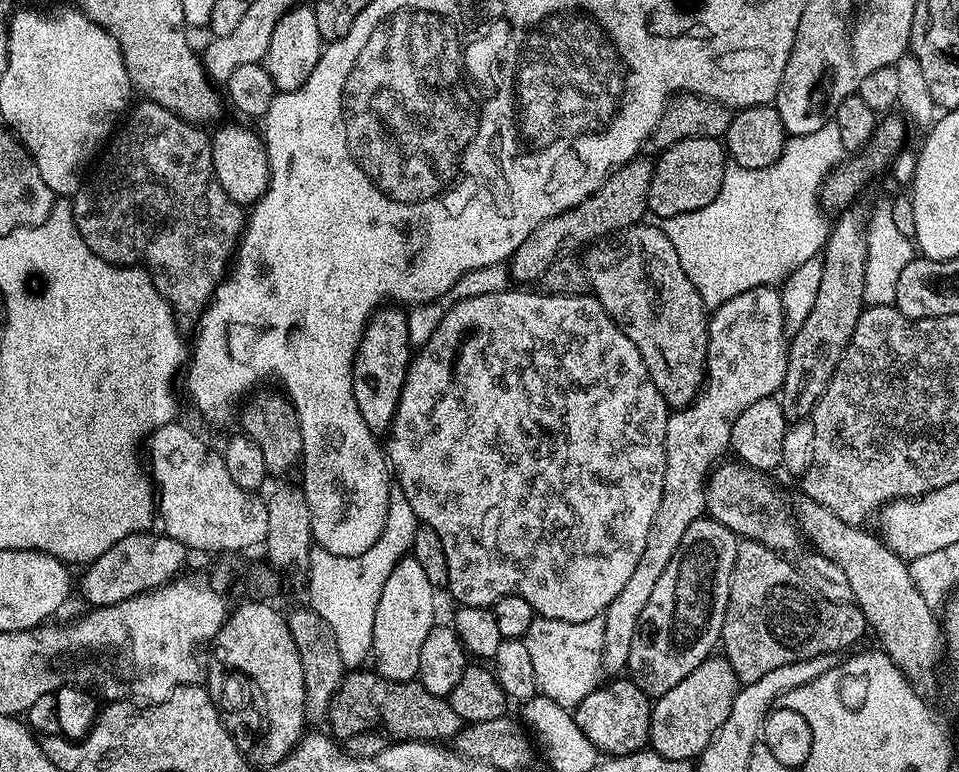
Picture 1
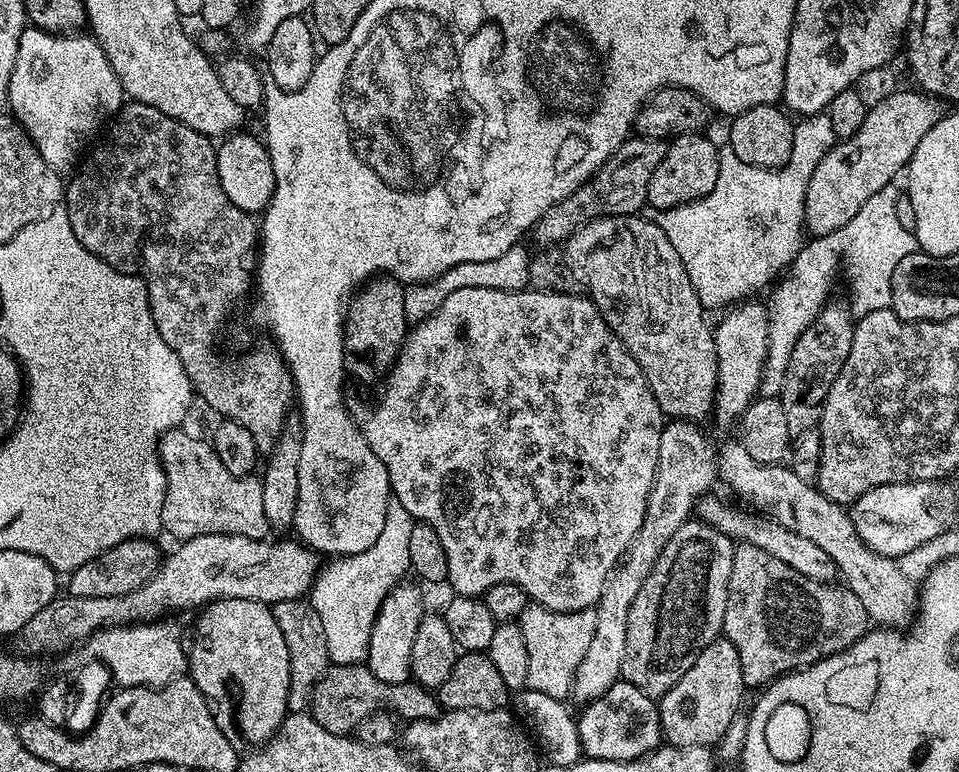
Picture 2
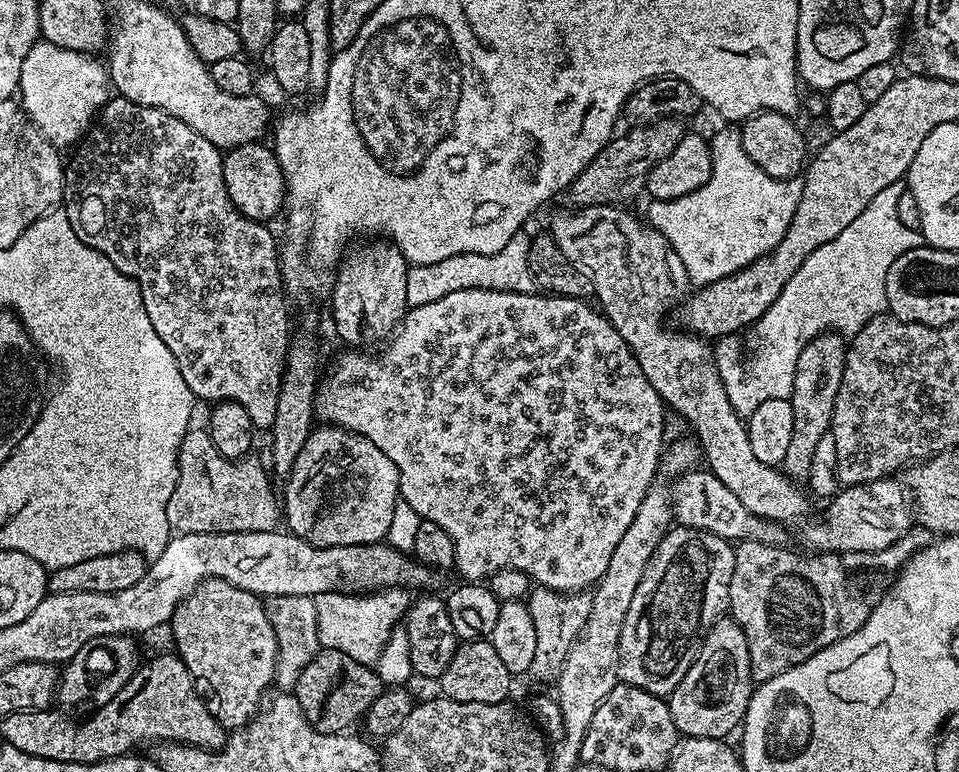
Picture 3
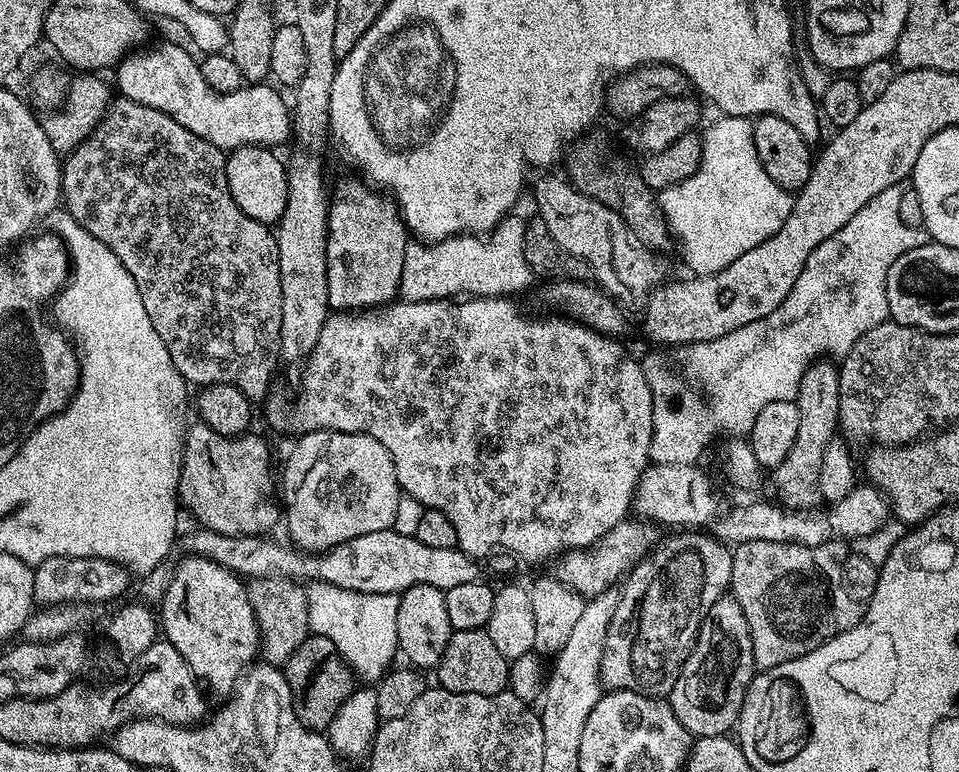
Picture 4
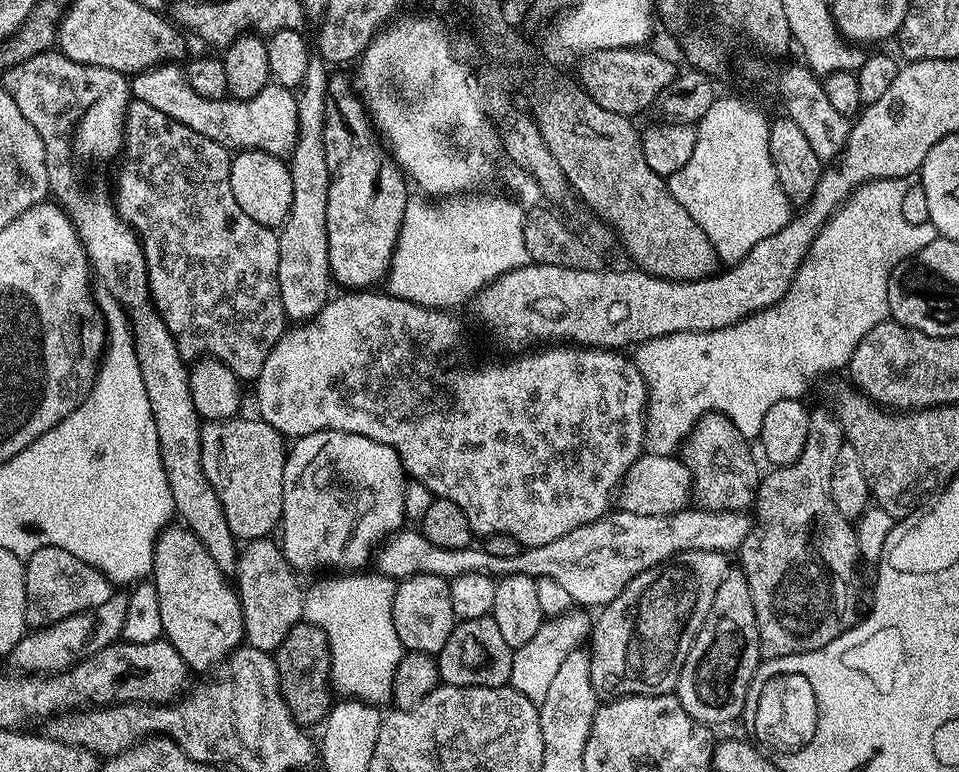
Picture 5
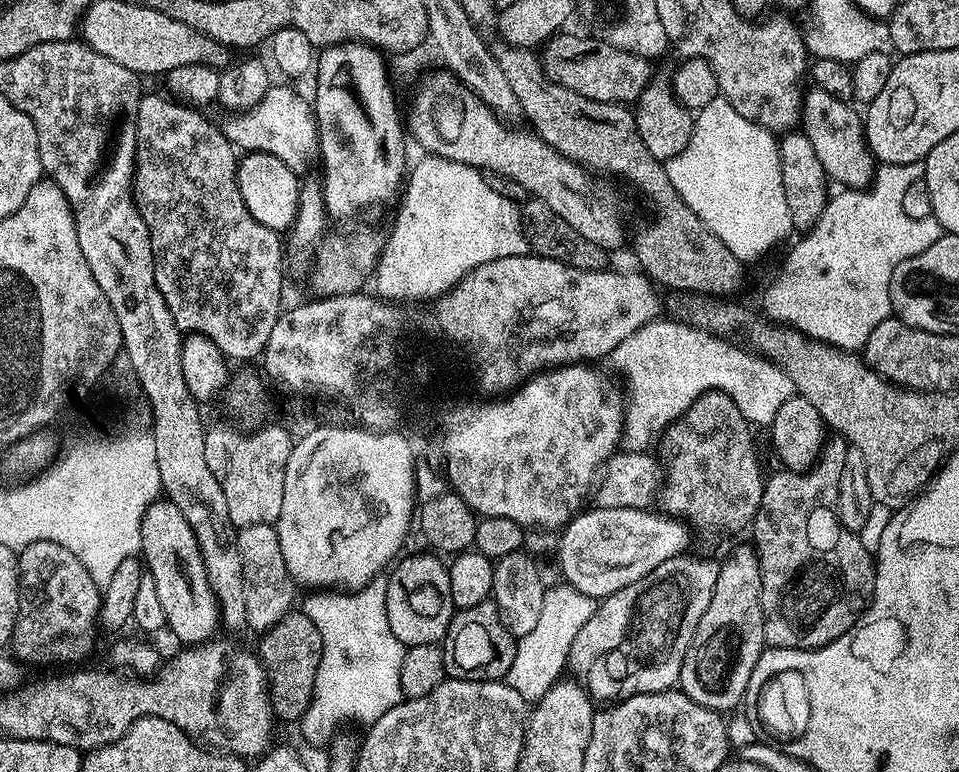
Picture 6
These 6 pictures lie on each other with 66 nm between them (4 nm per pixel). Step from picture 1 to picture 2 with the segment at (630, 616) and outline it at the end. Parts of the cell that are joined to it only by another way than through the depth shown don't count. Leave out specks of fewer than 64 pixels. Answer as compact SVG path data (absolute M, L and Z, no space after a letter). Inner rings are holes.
M740 302L729 307L723 313L720 325L715 325L716 361L718 362L718 382L716 383L716 403L714 405L714 417L720 424L735 425L743 416L749 404L757 399L759 388L762 388L764 378L764 364L768 361L768 310L762 303L748 304L752 302ZM672 418L665 423L662 430L662 438L658 452L658 470L656 471L656 481L650 490L650 498L646 506L646 514L634 542L628 547L628 554L622 563L617 567L613 577L604 588L600 601L594 605L597 612L597 629L594 630L593 641L590 642L589 649L586 650L585 657L577 668L576 677L573 678L571 689L571 699L576 699L580 706L587 706L592 701L598 699L610 686L621 679L620 667L625 667L626 657L626 630L628 629L628 619L630 618L630 606L634 606L634 598L638 598L638 590L646 582L646 578L652 572L652 567L658 562L658 558L664 552L664 547L672 541L679 528L693 515L701 496L709 491L712 483L717 483L718 473L716 471L717 449L712 449L712 444L708 441L706 433L700 429L699 423L683 418Z

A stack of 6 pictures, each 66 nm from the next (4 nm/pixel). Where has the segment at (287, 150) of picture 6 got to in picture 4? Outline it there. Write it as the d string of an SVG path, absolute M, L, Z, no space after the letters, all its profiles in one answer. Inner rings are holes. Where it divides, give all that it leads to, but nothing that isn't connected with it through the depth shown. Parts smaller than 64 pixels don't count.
M156 44L153 48L133 51L115 65L115 87L125 100L162 110L178 126L186 126L190 134L206 138L222 150L244 148L247 144L277 146L292 136L289 101L284 101L271 83L248 84L236 92L215 92L202 78L197 57L192 57L176 44ZM144 51L145 52L140 52ZM272 88L273 89L272 89Z

